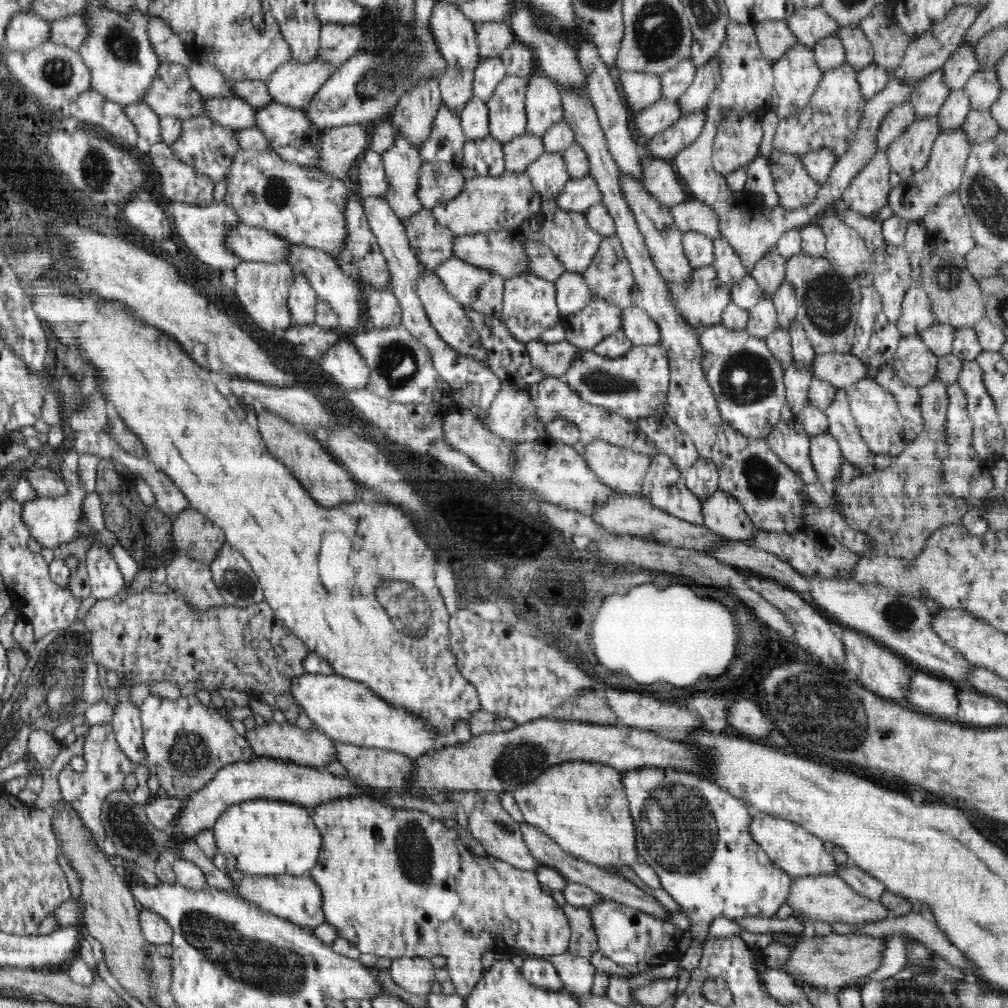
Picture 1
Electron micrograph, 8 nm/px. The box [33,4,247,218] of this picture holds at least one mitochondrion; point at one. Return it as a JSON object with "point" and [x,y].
{"point":[122,44]}

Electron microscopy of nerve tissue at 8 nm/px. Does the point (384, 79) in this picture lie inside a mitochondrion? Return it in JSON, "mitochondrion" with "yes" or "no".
{"mitochondrion":"yes"}

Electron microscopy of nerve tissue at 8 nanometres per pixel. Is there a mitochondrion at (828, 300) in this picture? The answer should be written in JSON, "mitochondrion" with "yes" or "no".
{"mitochondrion":"yes"}

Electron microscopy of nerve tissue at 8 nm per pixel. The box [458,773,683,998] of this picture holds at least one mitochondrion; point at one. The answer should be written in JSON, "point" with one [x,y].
{"point":[502,826]}

